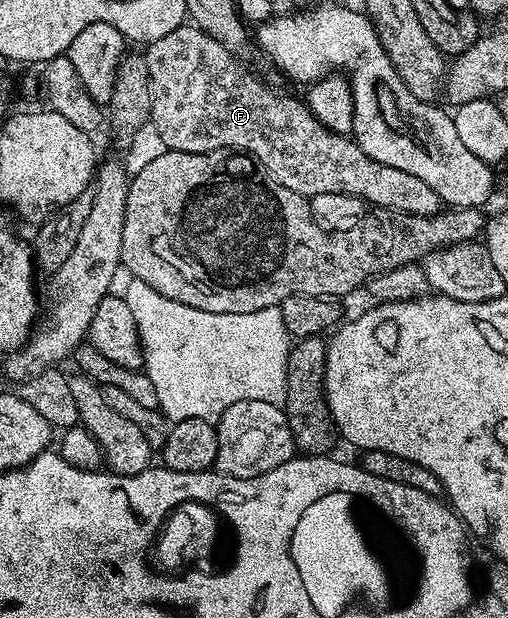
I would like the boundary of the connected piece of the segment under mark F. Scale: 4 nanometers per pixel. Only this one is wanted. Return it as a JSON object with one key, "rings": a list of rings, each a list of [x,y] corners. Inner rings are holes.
{"rings":[[[184,26],[173,30],[173,34],[165,34],[165,38],[157,38],[157,42],[146,45],[145,55],[147,58],[147,69],[149,70],[149,94],[153,98],[151,107],[151,118],[149,124],[157,128],[157,133],[161,136],[161,142],[167,150],[173,152],[212,152],[222,148],[234,150],[236,152],[246,152],[249,156],[254,156],[259,161],[261,167],[275,179],[278,184],[293,190],[297,194],[308,198],[317,194],[349,194],[367,201],[368,205],[375,208],[392,208],[395,212],[408,212],[418,216],[432,216],[434,212],[440,211],[441,199],[439,195],[421,180],[415,178],[413,174],[399,170],[397,166],[387,166],[369,158],[361,150],[361,146],[355,143],[350,135],[330,132],[320,120],[315,119],[315,115],[309,111],[306,103],[302,99],[294,100],[291,96],[278,96],[269,85],[263,80],[258,80],[245,65],[242,64],[240,57],[229,50],[221,42],[217,42],[209,34],[205,34],[194,26]]]}

